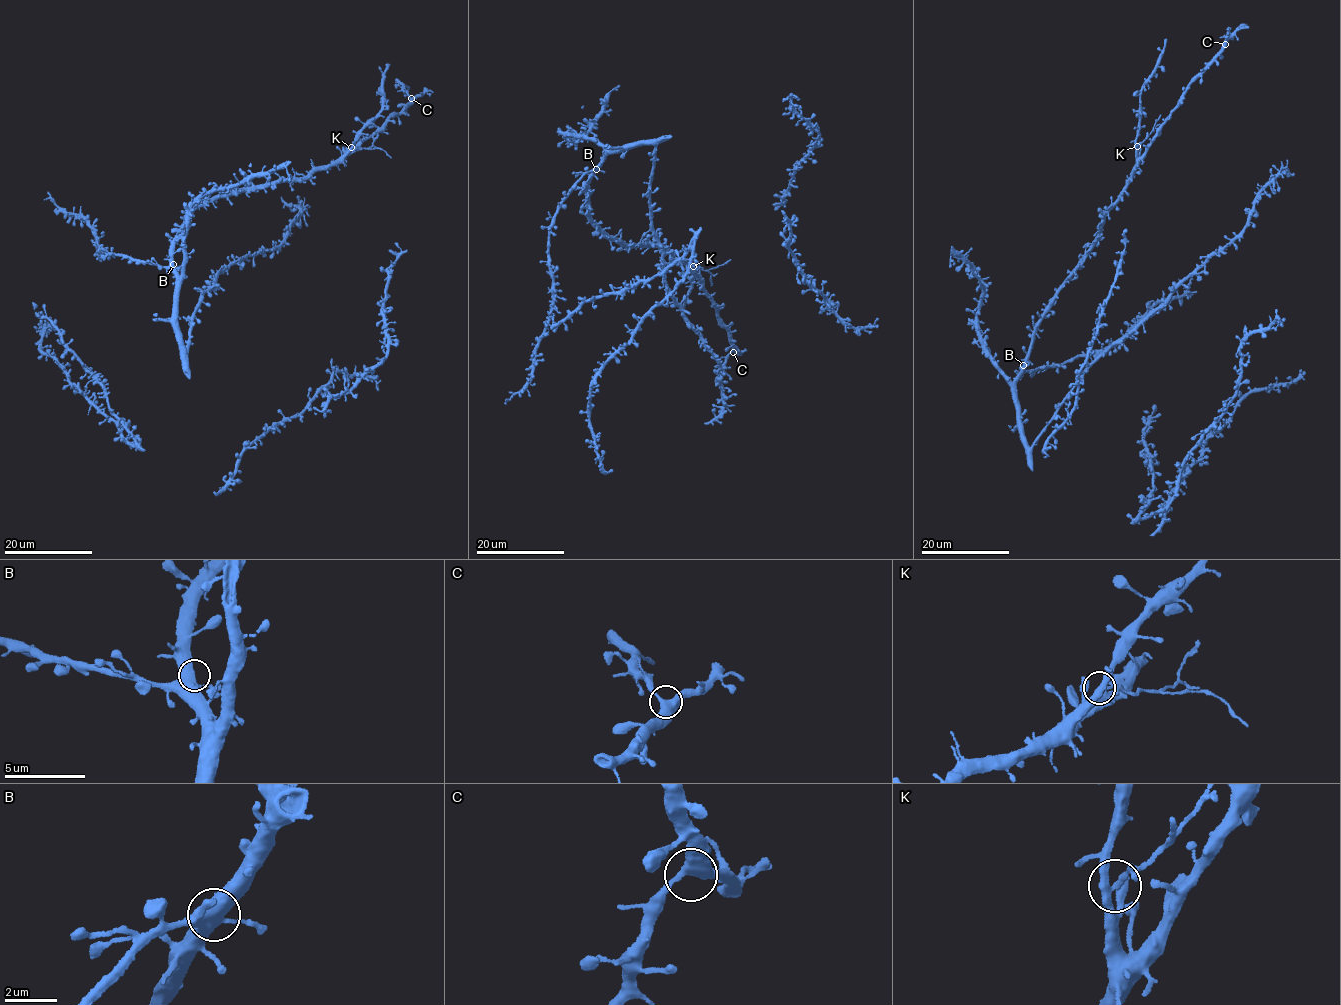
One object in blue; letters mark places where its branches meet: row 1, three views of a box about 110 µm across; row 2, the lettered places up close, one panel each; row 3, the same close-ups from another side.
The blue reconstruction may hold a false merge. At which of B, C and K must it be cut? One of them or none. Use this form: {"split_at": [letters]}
{"split_at": ["K"]}

